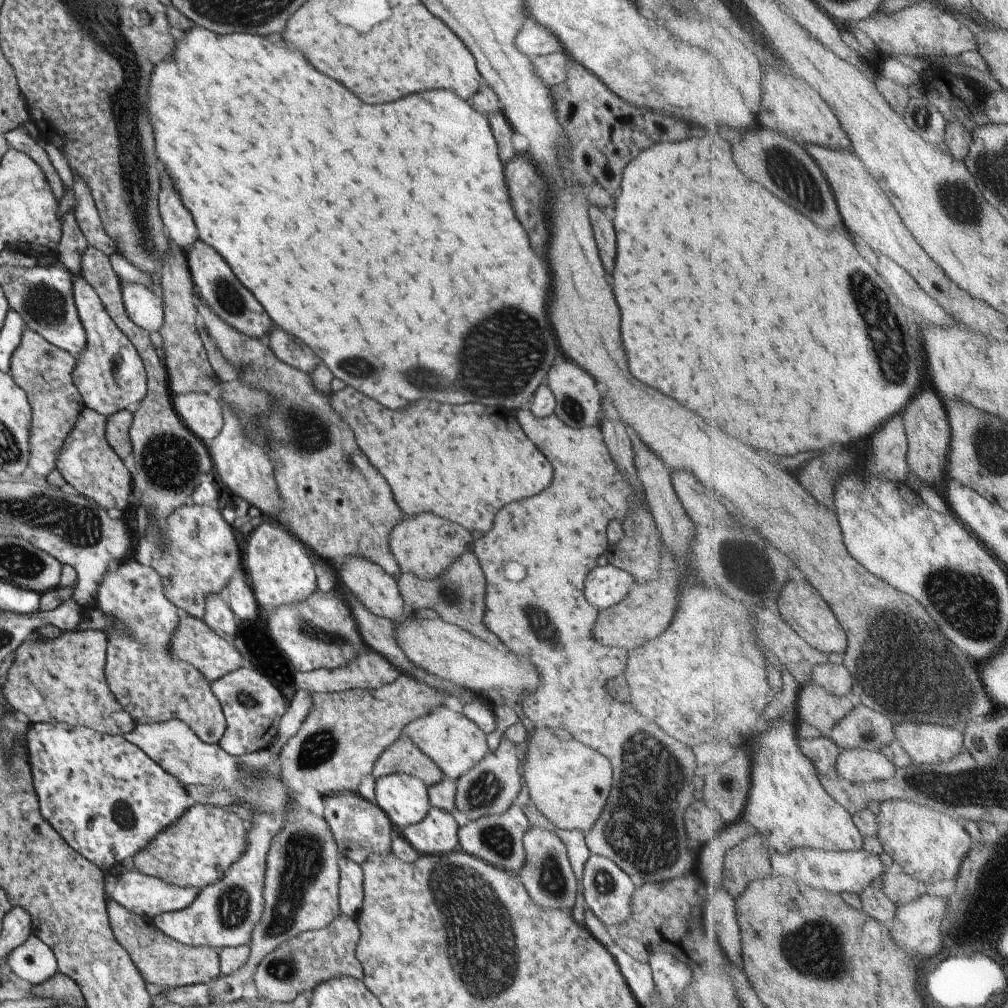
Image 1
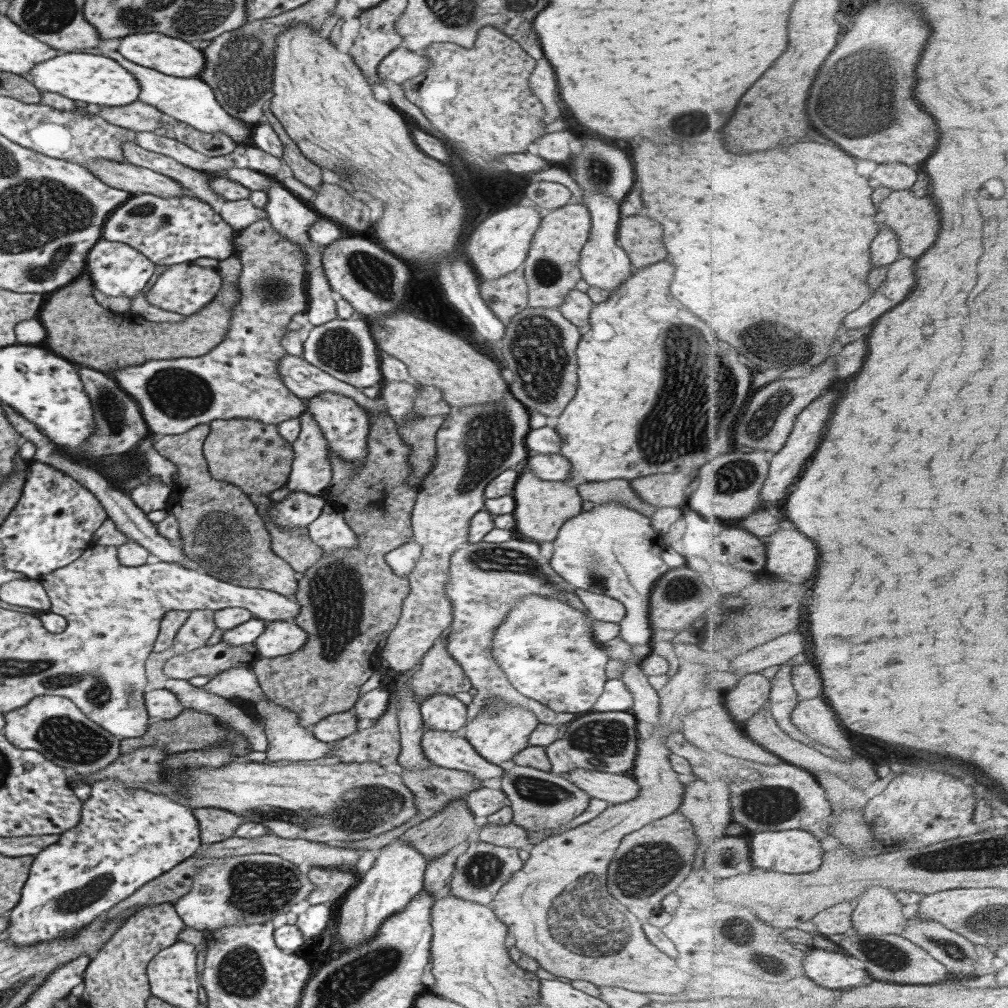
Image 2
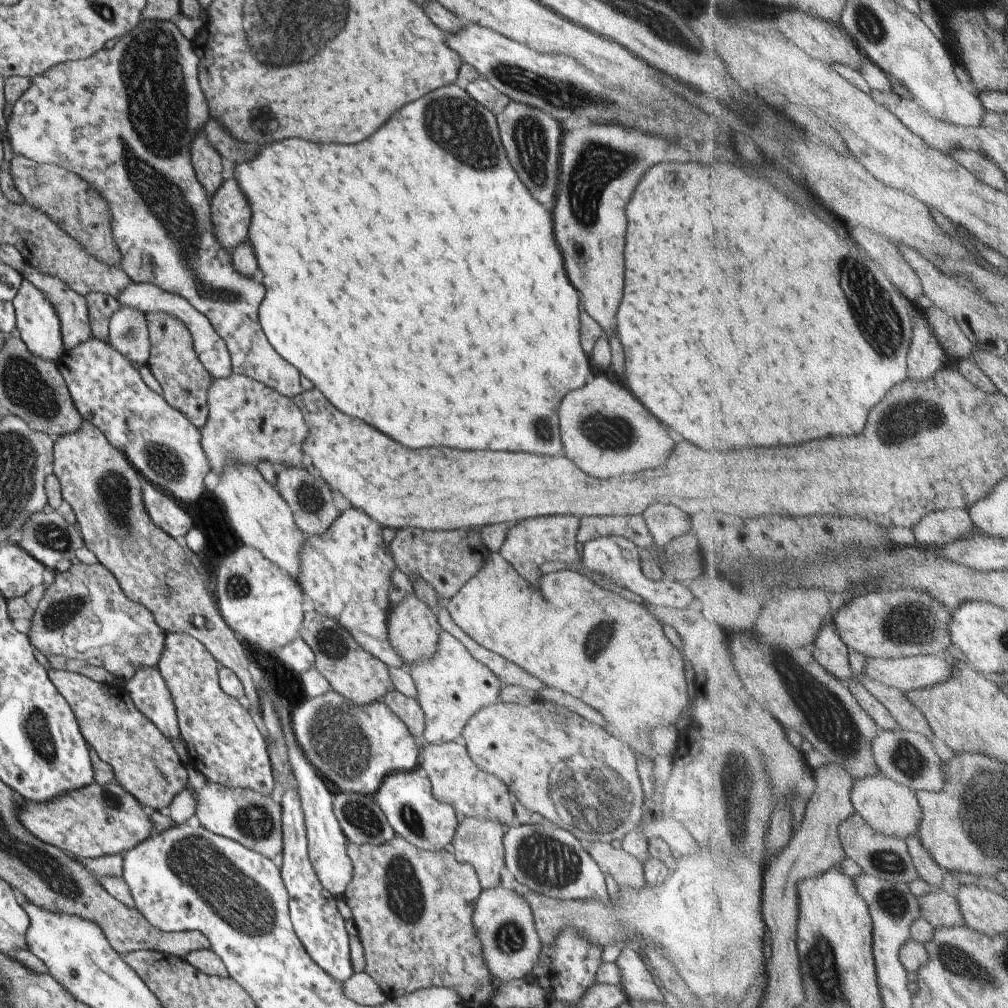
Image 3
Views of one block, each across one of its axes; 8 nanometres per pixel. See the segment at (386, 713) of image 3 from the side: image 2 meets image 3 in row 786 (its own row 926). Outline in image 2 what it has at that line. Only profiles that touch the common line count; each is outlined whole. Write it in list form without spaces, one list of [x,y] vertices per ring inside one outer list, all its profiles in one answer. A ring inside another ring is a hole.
[[[404,840],[392,841],[376,852],[376,859],[363,878],[359,878],[337,903],[338,940],[334,955],[373,939],[386,918],[400,912],[424,886],[427,860]]]

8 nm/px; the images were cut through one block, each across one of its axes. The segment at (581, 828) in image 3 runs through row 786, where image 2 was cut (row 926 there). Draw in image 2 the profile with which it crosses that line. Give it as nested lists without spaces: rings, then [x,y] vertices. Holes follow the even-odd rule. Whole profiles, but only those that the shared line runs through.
[[[662,712],[660,716],[661,722],[657,728],[654,728],[652,736],[644,741],[642,739],[637,741],[637,755],[632,769],[634,770],[633,778],[639,784],[639,795],[631,801],[609,805],[596,818],[532,845],[526,864],[500,888],[491,904],[497,918],[507,926],[507,934],[513,935],[516,940],[514,946],[536,959],[540,967],[556,977],[585,980],[597,987],[625,988],[645,994],[659,993],[660,988],[666,984],[672,984],[672,992],[676,994],[676,992],[682,992],[684,984],[688,982],[686,972],[682,972],[680,978],[676,976],[678,962],[674,962],[672,958],[656,950],[647,936],[644,936],[643,922],[636,915],[630,914],[629,910],[608,892],[606,882],[609,864],[624,836],[646,826],[654,819],[678,812],[683,801],[685,785],[678,779],[678,773],[670,767],[668,755],[671,750],[668,750],[664,744],[677,730],[697,731],[698,729],[693,727],[685,716],[680,716],[678,720],[664,718],[666,714]]]

